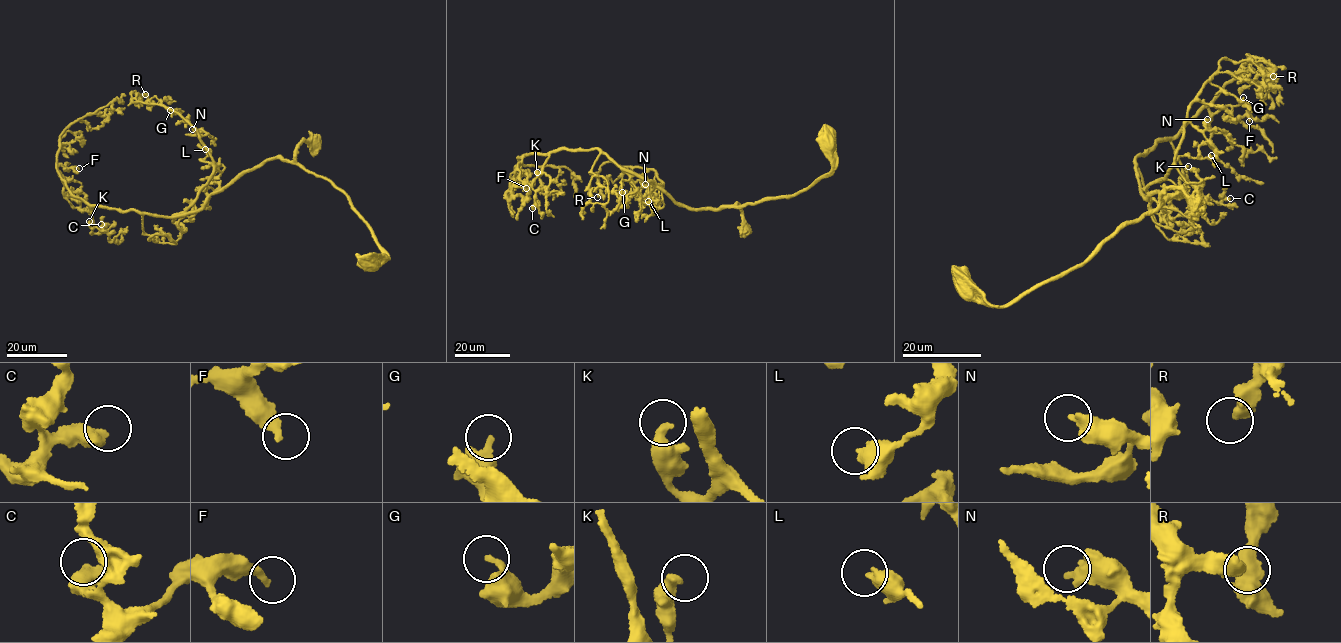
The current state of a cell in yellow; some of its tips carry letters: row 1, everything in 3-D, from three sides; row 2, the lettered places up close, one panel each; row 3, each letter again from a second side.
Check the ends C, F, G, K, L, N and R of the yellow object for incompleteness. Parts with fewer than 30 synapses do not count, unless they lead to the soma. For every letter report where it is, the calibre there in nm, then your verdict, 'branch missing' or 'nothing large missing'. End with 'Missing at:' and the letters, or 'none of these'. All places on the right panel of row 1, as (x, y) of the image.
C: at (1230, 198); 550 nm thick; nothing large missing
F: at (1249, 121); 280 nm thick; nothing large missing
G: at (1243, 97); 260 nm thick; nothing large missing
K: at (1188, 166); 280 nm thick; branch missing
L: at (1211, 155); 480 nm thick; nothing large missing
N: at (1207, 119); 440 nm thick; nothing large missing
R: at (1273, 76); 480 nm thick; nothing large missing
Missing at: K

